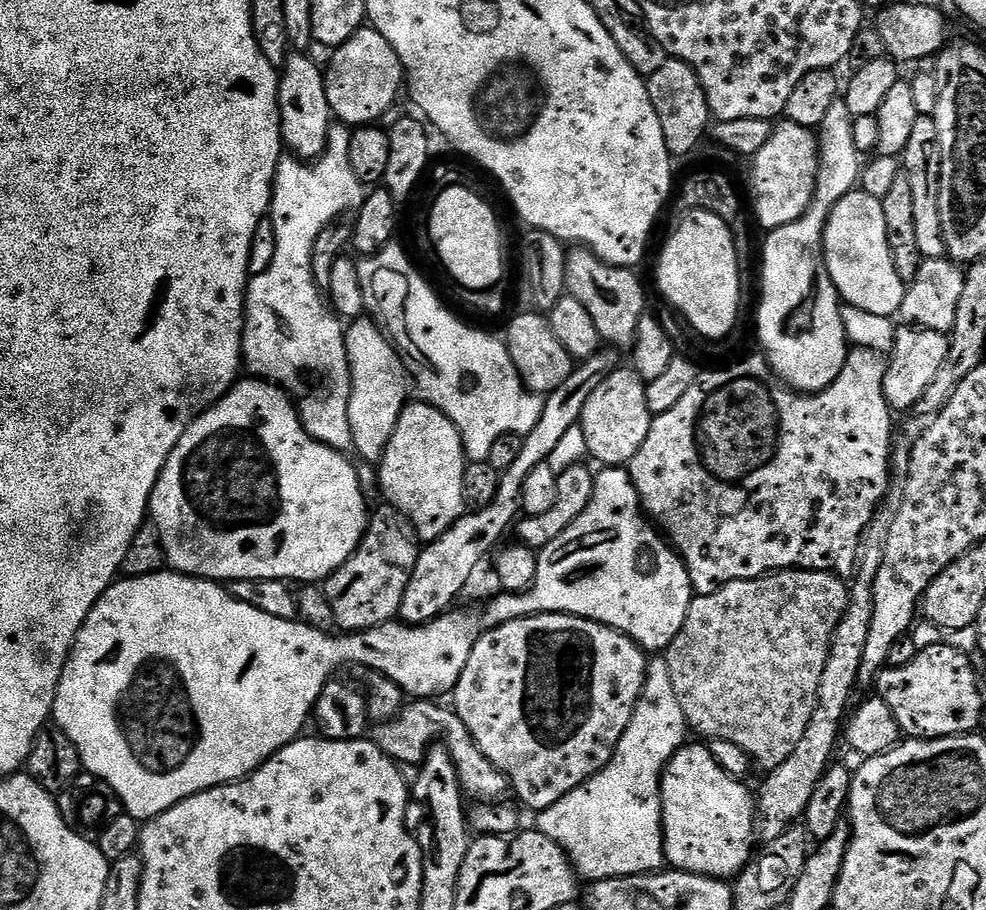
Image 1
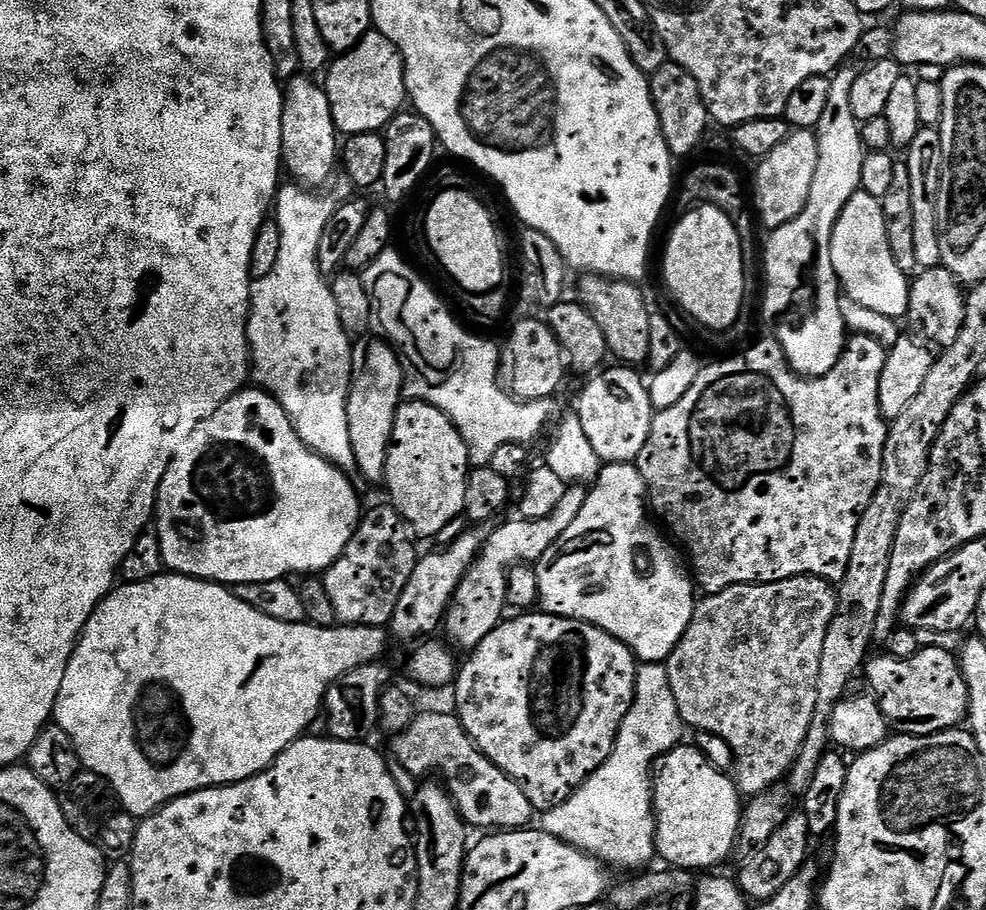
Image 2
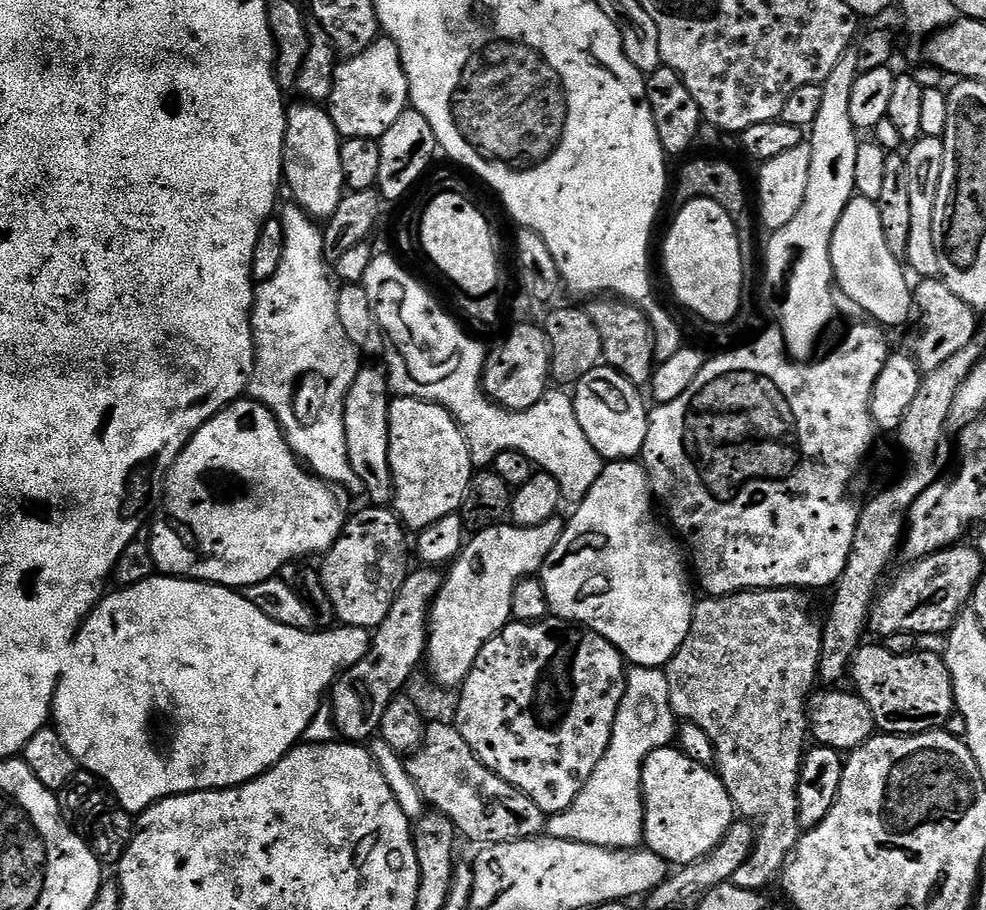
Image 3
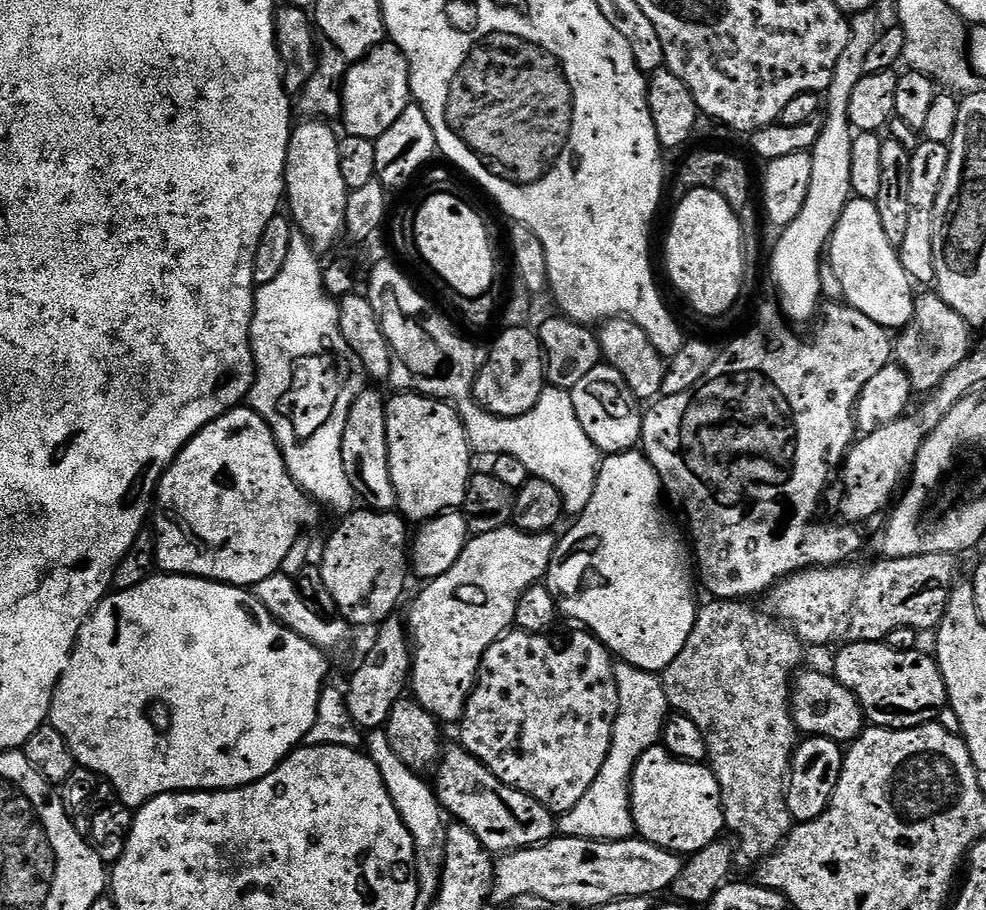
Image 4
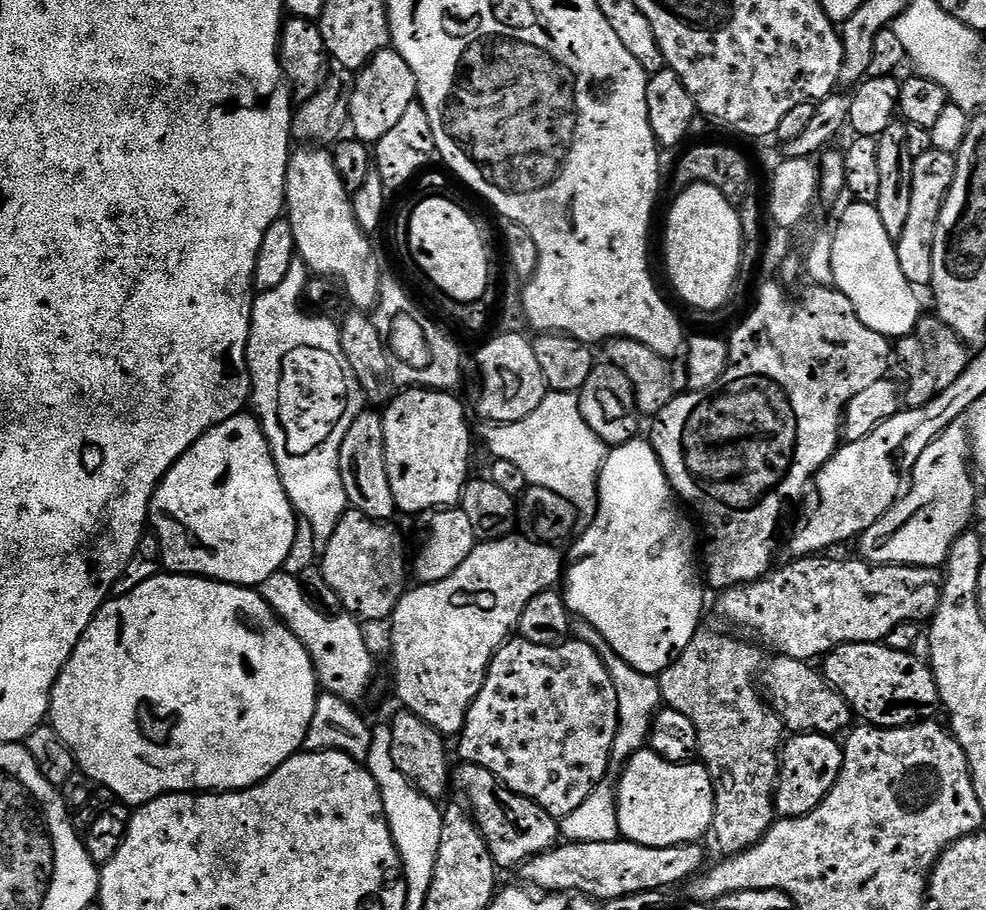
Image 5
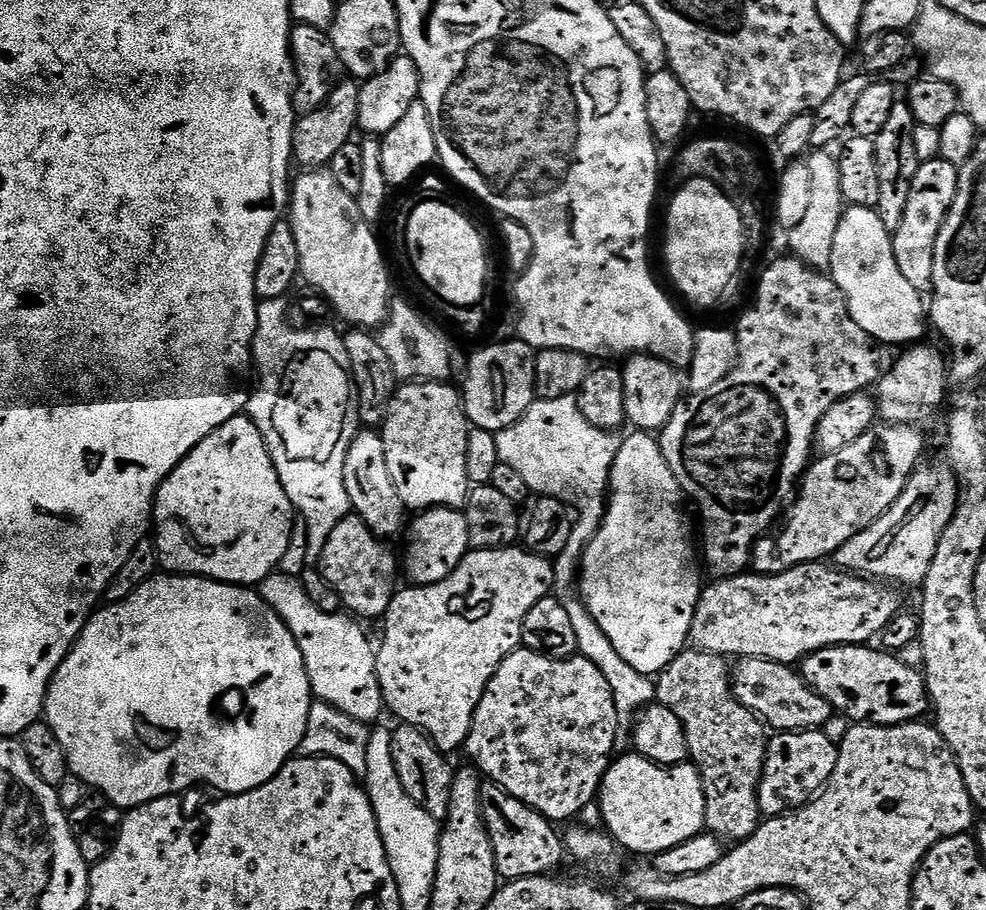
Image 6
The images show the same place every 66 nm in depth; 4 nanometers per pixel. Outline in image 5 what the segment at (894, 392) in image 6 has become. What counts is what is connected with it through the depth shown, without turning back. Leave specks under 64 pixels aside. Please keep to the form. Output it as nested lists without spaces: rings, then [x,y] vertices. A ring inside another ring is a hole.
[[[936,318],[921,319],[915,332],[903,337],[899,344],[898,356],[904,359],[904,380],[908,383],[906,386],[903,385],[902,400],[910,408],[926,406],[936,395],[949,389],[966,370],[970,361],[969,349],[958,333]]]

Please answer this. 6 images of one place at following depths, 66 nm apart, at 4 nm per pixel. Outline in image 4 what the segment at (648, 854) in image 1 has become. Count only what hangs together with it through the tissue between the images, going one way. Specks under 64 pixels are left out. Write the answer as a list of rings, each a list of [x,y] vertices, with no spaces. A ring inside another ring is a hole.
[[[633,664],[615,665],[618,686],[618,714],[612,731],[612,745],[606,762],[594,778],[594,786],[582,794],[578,806],[563,813],[558,820],[561,836],[583,840],[627,840],[633,835],[632,826],[632,772],[646,754],[657,747],[664,735],[664,726],[670,719],[670,705],[666,698],[663,679],[655,672],[647,672]]]

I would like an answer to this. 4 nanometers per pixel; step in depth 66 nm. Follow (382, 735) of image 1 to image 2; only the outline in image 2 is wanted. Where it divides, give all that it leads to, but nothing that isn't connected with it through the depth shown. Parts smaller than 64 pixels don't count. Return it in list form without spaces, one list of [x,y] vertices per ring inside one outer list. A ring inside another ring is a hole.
[[[421,711],[414,722],[406,726],[406,730],[391,737],[391,759],[397,760],[417,778],[428,778],[431,772],[437,772],[465,824],[473,829],[519,830],[529,827],[534,820],[530,798],[526,798],[520,787],[498,765],[490,762],[486,754],[480,752],[477,744],[466,734],[460,717],[448,712]]]

